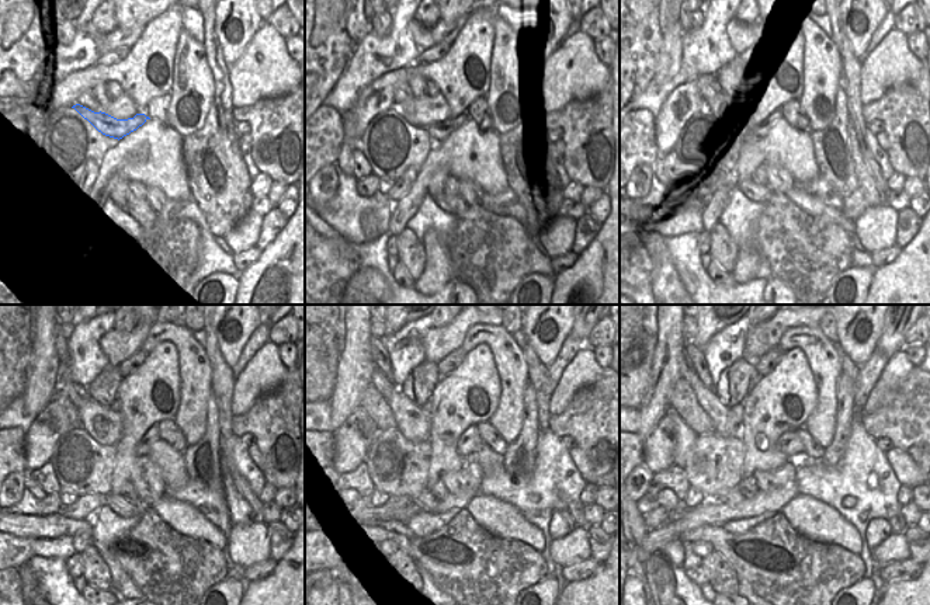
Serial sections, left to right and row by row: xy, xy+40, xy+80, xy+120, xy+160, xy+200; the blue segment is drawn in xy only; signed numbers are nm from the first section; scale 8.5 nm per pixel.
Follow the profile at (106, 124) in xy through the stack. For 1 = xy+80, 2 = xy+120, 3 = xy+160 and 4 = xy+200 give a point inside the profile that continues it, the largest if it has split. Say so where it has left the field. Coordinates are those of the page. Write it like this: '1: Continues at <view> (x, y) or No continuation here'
1: Continues at xy+80 (760, 128)
2: Continues at xy+120 (152, 435)
3: Continues at xy+160 (469, 442)
4: Continues at xy+200 (790, 444).

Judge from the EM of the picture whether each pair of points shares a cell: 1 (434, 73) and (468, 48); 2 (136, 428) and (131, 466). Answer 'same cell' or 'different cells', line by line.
1: same cell
2: same cell

